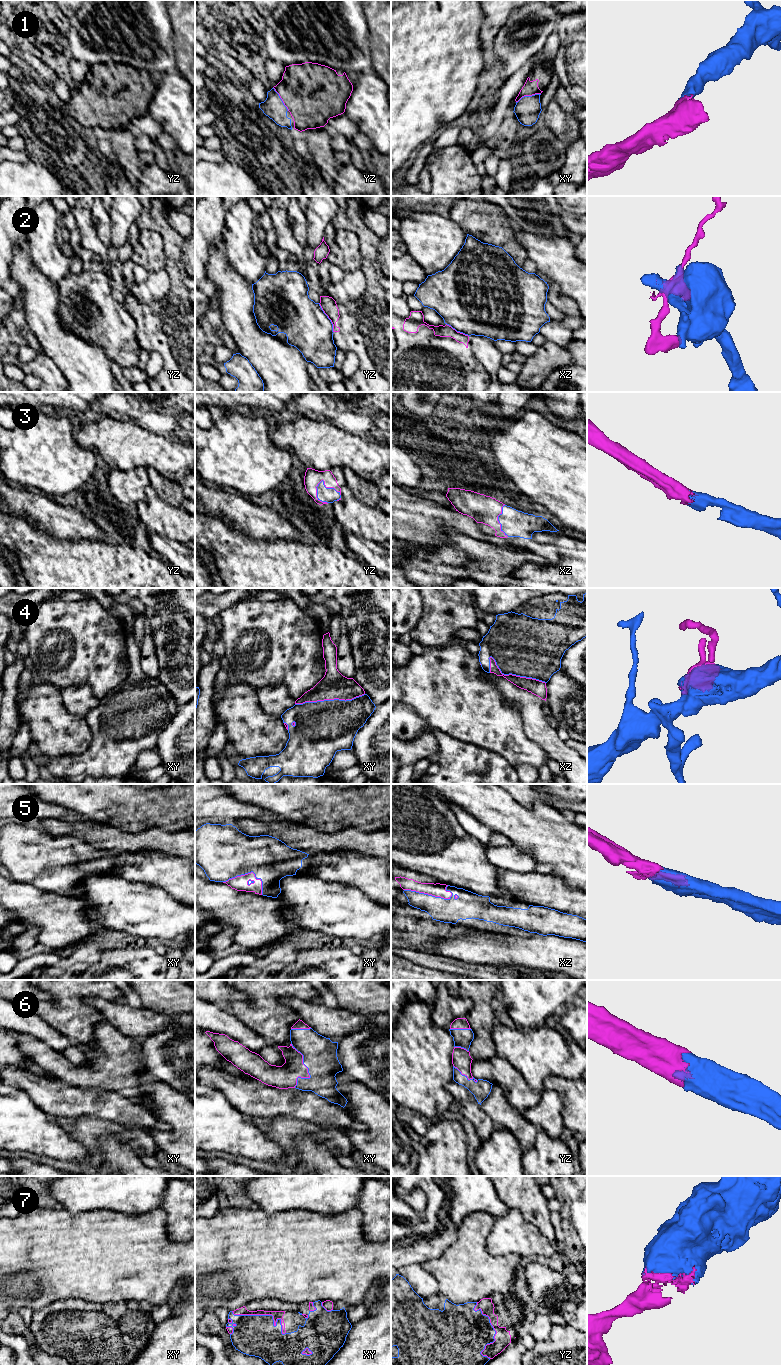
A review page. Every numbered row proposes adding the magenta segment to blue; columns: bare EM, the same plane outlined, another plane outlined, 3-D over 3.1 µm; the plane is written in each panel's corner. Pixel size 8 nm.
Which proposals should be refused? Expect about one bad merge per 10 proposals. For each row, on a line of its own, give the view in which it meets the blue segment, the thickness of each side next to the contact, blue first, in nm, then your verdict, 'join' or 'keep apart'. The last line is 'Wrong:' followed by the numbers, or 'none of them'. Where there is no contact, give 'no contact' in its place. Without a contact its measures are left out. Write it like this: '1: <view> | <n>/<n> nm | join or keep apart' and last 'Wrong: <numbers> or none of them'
1: xy | 200/120 nm | join
2: yz | 360/120 nm | keep apart
3: yz | 120/140 nm | join
4: xz | 480/120 nm | join
5: xz | 190/110 nm | join
6: xy | 280/190 nm | join
7: xy | 340/70 nm | join
Wrong: 2

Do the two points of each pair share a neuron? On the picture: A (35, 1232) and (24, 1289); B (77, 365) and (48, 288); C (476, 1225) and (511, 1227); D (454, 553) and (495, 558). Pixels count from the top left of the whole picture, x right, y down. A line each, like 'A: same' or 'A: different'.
A: same
B: same
C: different
D: different

